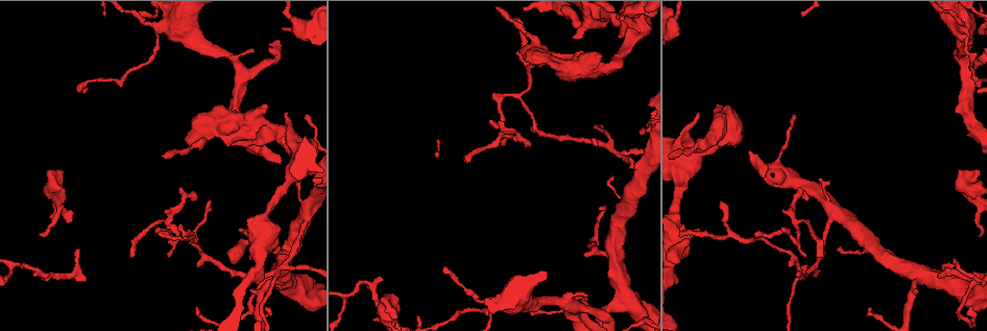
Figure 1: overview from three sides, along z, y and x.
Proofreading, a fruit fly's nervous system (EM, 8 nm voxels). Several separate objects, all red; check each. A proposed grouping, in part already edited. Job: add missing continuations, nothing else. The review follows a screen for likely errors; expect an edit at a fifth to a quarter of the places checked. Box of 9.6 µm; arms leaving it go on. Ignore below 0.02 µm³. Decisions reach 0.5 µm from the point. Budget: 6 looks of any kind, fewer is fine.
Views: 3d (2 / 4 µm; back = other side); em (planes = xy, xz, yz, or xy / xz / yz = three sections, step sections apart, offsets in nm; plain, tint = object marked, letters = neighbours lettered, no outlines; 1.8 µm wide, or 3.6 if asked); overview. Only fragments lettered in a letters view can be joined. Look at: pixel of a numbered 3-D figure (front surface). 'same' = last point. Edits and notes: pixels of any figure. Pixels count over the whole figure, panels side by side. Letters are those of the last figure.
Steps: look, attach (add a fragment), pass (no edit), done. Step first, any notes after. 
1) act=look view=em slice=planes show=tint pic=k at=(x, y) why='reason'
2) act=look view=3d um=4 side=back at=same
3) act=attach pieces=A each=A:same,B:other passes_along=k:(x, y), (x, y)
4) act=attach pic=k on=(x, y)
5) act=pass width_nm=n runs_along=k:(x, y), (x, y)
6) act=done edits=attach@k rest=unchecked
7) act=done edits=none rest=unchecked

act=look view=em slice=yz step=8 show=tint pic=1 at=(683, 226) why='free end'

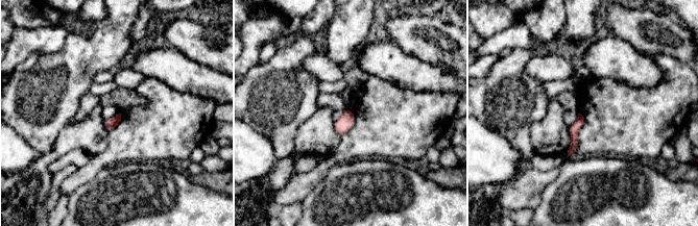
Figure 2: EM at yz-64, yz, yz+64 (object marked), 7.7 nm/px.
act=look view=em slice=planes show=tint at=same

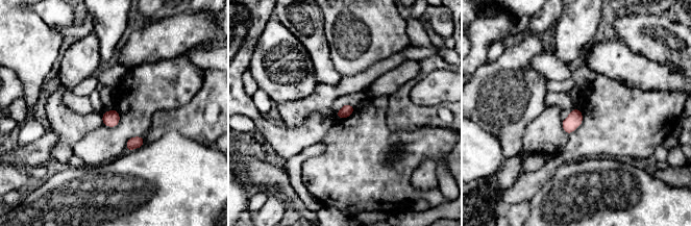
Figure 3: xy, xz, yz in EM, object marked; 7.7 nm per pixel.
act=look view=em slice=planes show=letters at=same

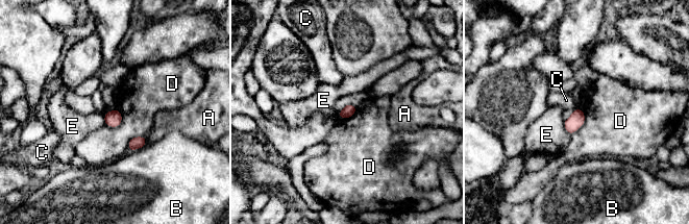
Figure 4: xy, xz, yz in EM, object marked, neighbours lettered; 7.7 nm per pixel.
act=pass each=A:other,B:other,C:other,D:other,E:other border=4:(117, 108), (121, 123), (108, 127) found='no lettered fragment goes on from it'

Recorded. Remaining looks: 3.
act=look view=em um=3.6 slice=planes show=letters pic=1 at=(588, 19) why='branch point'

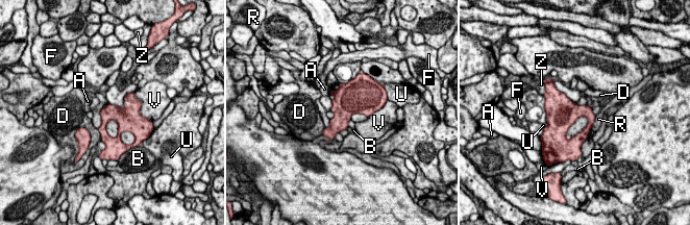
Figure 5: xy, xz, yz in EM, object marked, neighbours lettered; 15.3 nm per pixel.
act=pass width_nm=240 each=A:other,B:other,D:other,F:other,R:other,U:other,V:other,Z:other found='none of them fits'

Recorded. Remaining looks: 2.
act=look view=em slice=xy step=16 show=letters pic=1 at=(161, 28) why='branch point'

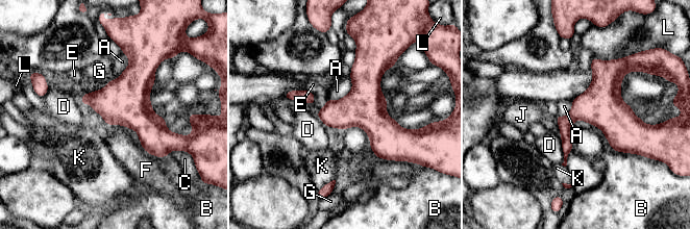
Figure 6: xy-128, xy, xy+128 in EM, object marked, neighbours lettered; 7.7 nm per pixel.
act=look view=em slice=planes show=letters at=same why='cut it another way'

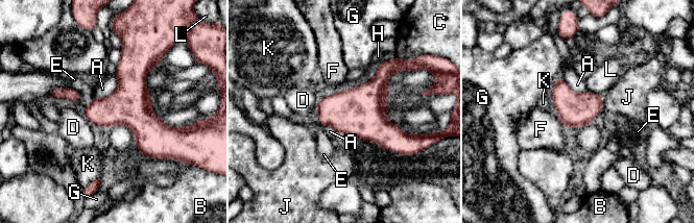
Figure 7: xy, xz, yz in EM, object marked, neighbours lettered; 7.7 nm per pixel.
act=pass longest_contact=A:240nm each=A:other,B:other,C:other,D:other,E:other,F:other,G:other,H:other,J:other,K:other,L:other runs_along=7:(126, 51), (132, 105), (154, 155) found='none of them fits'

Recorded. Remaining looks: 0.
act=done edits=none rest=unchecked

